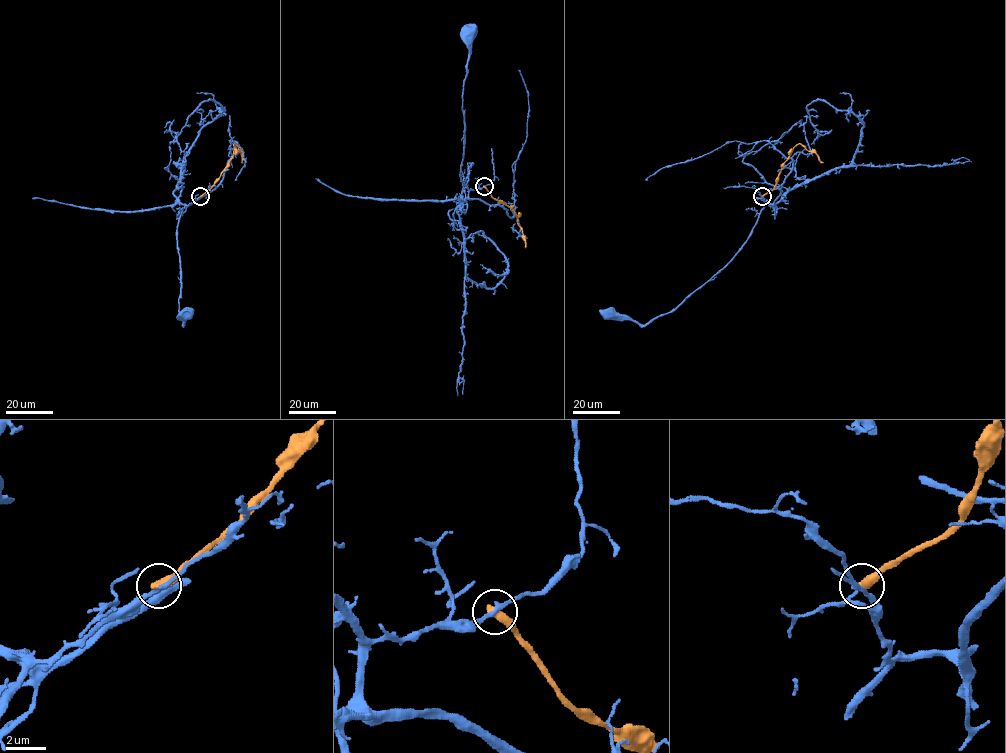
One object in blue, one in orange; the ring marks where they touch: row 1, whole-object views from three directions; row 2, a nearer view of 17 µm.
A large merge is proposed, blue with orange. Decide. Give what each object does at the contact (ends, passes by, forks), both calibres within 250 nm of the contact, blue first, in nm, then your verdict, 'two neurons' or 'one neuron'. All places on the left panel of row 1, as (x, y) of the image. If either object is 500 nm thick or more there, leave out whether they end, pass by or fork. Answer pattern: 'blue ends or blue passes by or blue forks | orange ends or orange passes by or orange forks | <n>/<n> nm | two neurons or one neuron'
blue passes by | orange ends | 200/480 nm | two neurons

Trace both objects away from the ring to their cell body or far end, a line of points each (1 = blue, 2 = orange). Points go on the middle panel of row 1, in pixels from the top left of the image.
1: (484, 187), (469, 190), (462, 182), (460, 175), (463, 84), (470, 31)
2: (484, 187), (493, 198), (514, 211), (525, 247)

